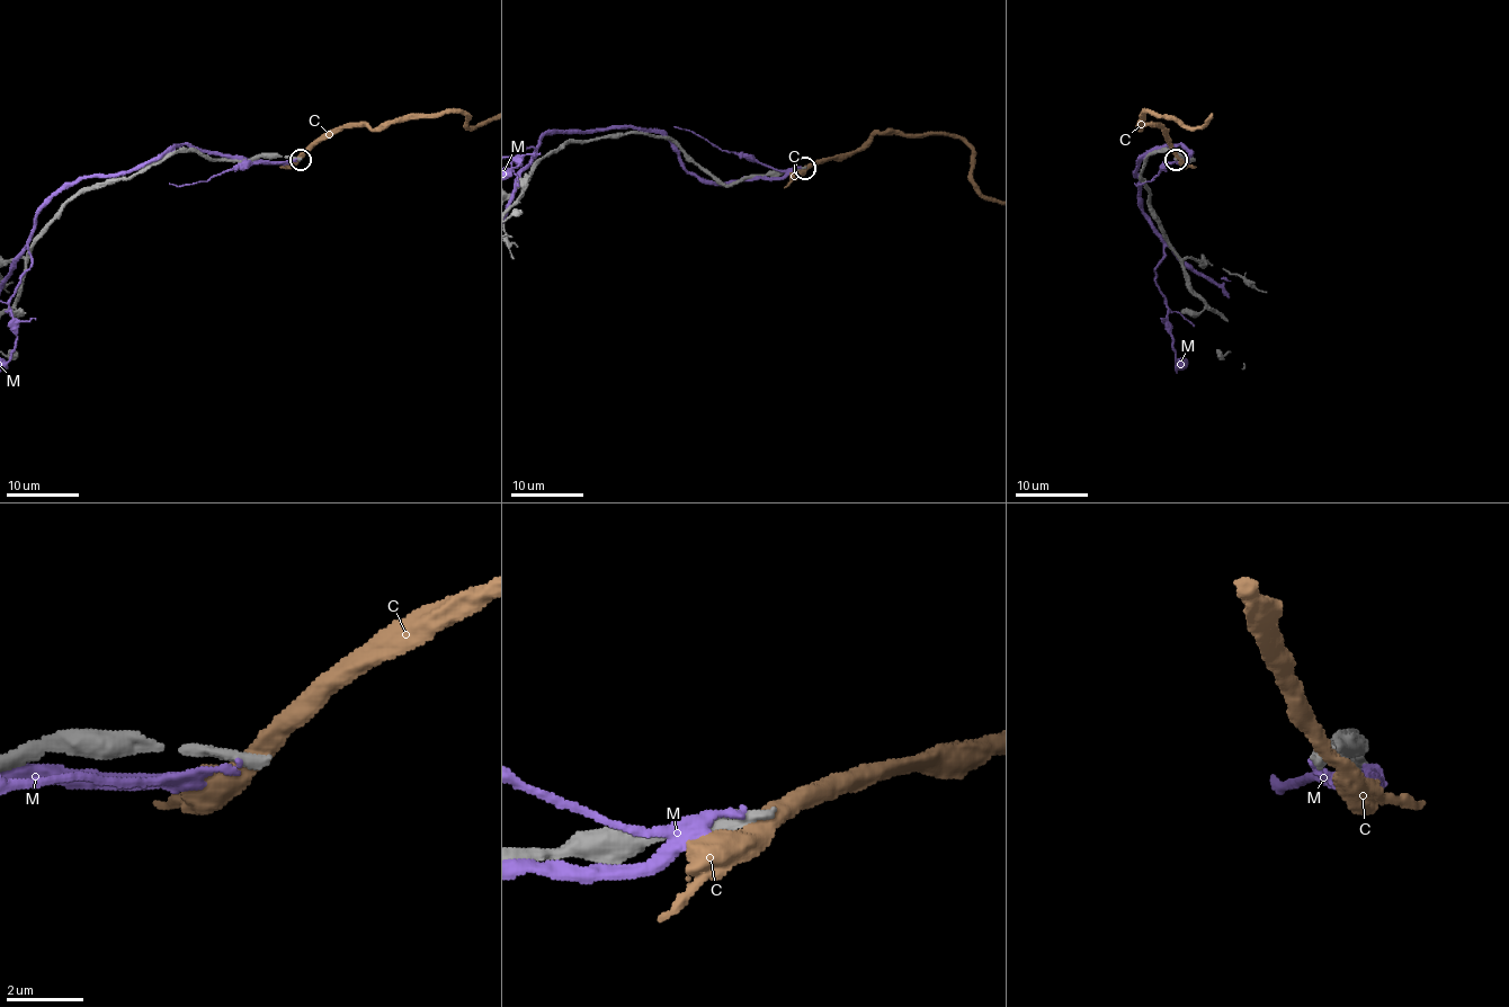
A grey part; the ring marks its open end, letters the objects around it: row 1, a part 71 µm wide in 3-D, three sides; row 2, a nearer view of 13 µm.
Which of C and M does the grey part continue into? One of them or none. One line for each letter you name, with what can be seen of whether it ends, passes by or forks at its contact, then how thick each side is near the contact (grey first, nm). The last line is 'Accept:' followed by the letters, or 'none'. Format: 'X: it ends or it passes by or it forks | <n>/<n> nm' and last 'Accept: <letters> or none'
Accept: none

